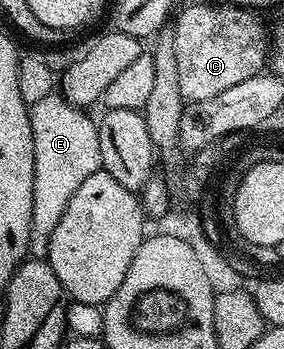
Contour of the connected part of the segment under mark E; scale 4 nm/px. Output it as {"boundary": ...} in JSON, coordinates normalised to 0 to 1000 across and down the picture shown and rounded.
{"boundary":[[[194,264],[127,287],[99,307],[120,427],[120,501],[113,504],[113,642],[106,645],[102,736],[158,742],[183,665],[239,596],[239,573],[310,504],[359,484],[345,352],[313,338],[299,312],[250,301],[215,266]]]}

